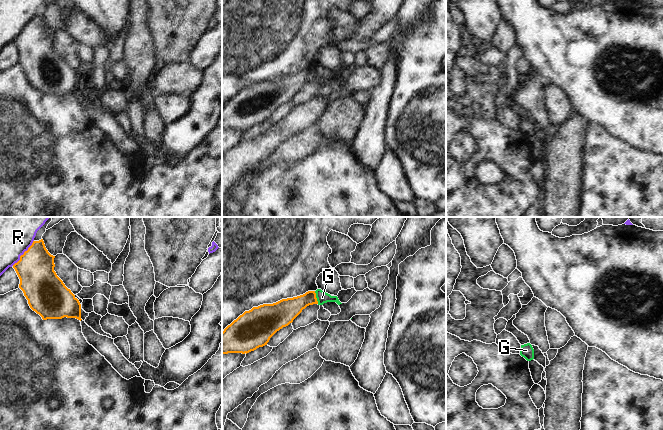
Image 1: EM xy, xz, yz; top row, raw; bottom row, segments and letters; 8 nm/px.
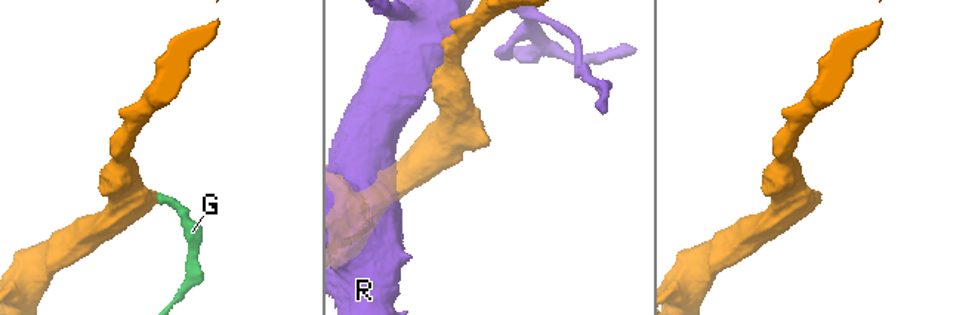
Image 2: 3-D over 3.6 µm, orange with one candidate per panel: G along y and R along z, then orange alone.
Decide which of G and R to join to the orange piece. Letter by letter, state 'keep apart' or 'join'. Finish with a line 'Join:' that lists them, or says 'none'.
G: keep apart
R: keep apart
Join: none

